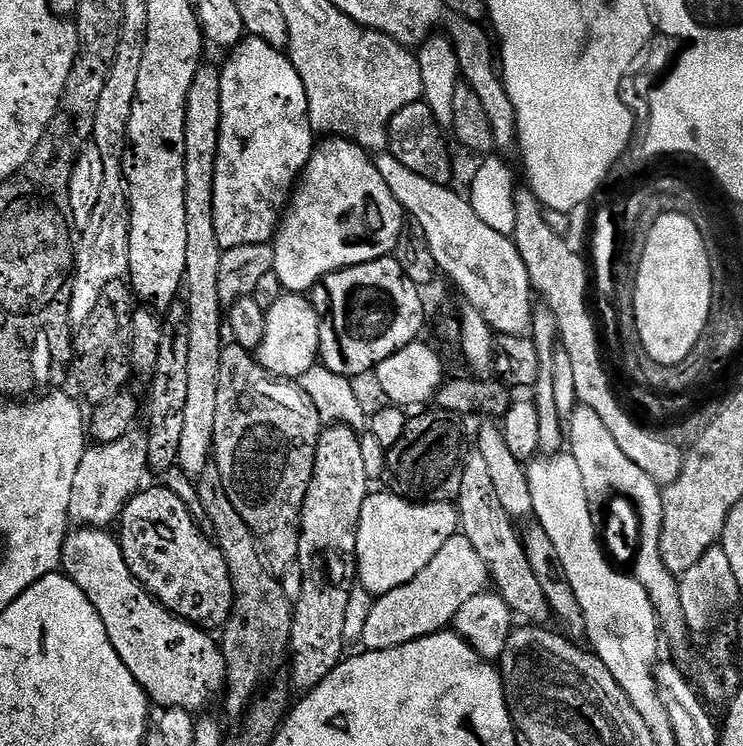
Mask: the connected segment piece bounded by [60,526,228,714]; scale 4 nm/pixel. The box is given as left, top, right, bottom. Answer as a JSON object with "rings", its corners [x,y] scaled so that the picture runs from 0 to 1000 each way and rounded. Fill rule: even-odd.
{"rings":[[[112,705],[93,712],[81,755],[86,771],[102,782],[105,791],[121,802],[121,812],[132,818],[132,828],[137,828],[137,839],[143,839],[143,850],[153,871],[159,871],[159,882],[170,887],[170,898],[180,903],[206,945],[215,944],[217,950],[244,949],[264,957],[275,952],[268,949],[277,948],[280,938],[303,926],[307,899],[297,865],[292,859],[289,863],[276,843],[265,842],[253,831],[226,820],[178,773],[175,759],[170,759],[162,736],[162,725],[149,712]]]}

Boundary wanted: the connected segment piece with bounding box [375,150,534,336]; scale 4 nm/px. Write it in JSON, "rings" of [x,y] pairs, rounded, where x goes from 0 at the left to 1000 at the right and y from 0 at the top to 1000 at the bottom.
{"rings":[[[526,202],[505,210],[506,227],[544,277],[545,286],[573,311],[573,323],[591,363],[603,369],[630,399],[629,406],[651,422],[664,445],[673,450],[704,450],[716,437],[719,390],[711,362],[685,316],[659,308],[635,280],[634,267],[618,263],[600,247],[585,247],[557,228],[546,228]]]}

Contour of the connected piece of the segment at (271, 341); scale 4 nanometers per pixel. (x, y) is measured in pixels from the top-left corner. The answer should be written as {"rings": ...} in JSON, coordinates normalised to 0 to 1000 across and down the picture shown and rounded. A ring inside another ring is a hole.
{"rings":[[[384,394],[358,414],[358,448],[347,468],[350,489],[373,507],[402,507],[431,483],[432,420],[409,394]]]}

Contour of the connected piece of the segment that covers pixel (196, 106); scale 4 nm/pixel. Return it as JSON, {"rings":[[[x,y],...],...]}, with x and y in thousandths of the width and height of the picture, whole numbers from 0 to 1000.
{"rings":[[[271,84],[266,99],[261,99],[261,110],[256,114],[256,127],[250,131],[250,367],[248,369],[246,395],[250,398],[253,409],[253,430],[256,432],[256,476],[254,476],[254,511],[253,511],[253,538],[250,539],[250,562],[245,570],[245,594],[240,597],[240,627],[258,641],[268,641],[271,635],[283,626],[287,615],[285,594],[288,592],[288,559],[293,551],[293,496],[296,495],[296,481],[301,468],[303,452],[296,452],[296,444],[304,440],[304,418],[296,405],[293,394],[293,359],[297,355],[300,336],[293,324],[293,314],[288,308],[288,233],[291,232],[291,218],[293,217],[293,190],[296,189],[296,170],[299,169],[299,110],[296,109],[296,91],[292,87]]]}

